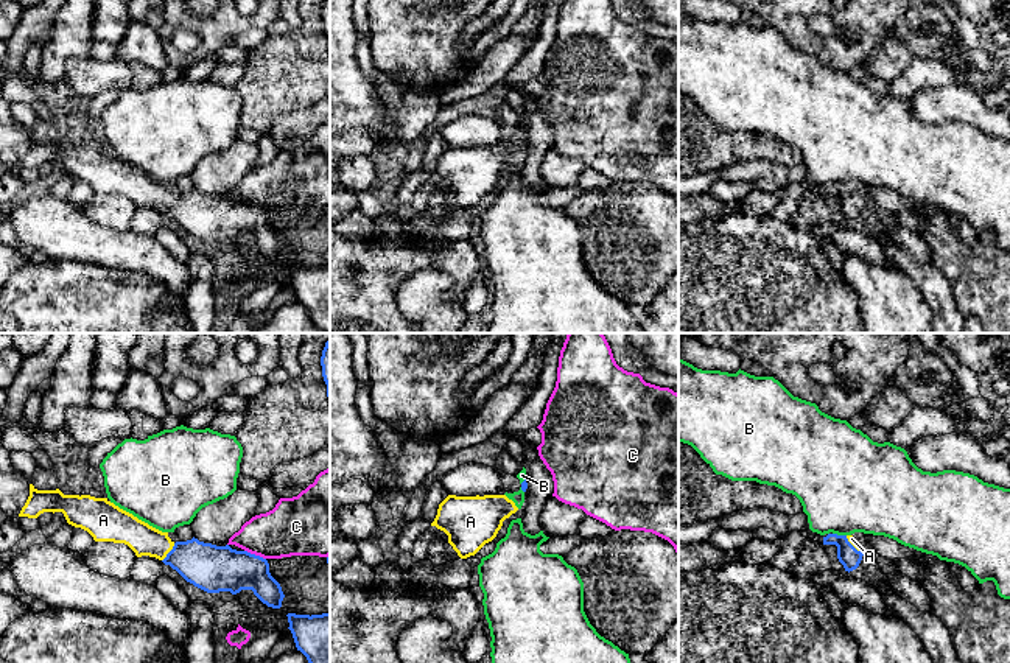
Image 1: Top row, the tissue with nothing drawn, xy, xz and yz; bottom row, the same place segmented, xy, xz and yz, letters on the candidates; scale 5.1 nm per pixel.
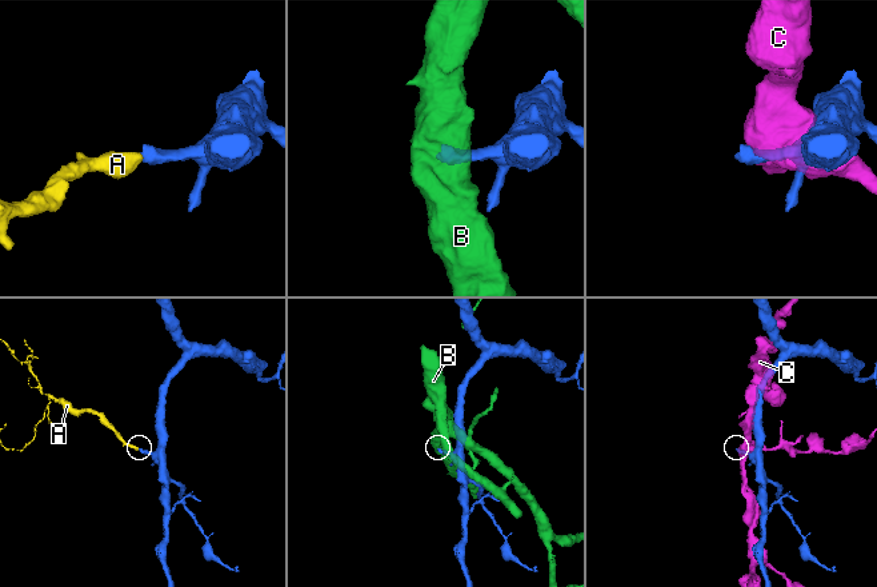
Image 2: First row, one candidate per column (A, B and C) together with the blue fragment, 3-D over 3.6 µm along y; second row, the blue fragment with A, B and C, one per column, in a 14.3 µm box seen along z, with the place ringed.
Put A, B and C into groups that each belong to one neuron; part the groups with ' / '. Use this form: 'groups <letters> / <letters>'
groups A / B / C

